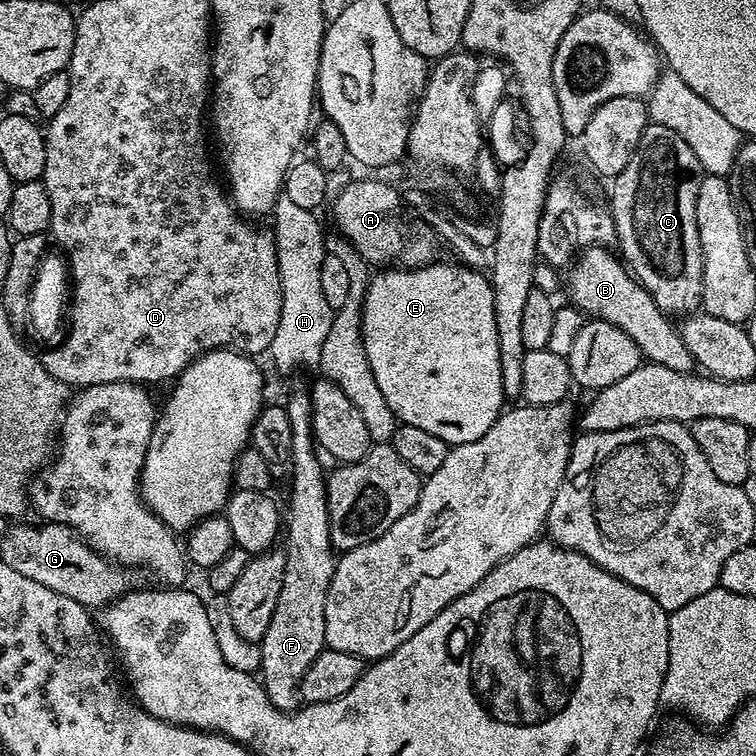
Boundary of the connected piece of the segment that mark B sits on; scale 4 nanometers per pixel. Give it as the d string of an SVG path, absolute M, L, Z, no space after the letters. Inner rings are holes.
M604 246L585 248L568 270L568 296L572 299L569 301L585 317L605 320L630 334L645 361L670 366L670 370L679 372L693 371L692 355L686 350L686 342L680 337L677 325L671 324L673 321L657 306L652 295L640 285L615 251Z

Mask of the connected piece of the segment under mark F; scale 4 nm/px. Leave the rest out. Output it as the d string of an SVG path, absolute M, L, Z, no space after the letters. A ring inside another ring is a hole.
M311 391L290 393L286 407L292 431L292 494L288 508L286 504L286 531L282 536L286 566L274 618L270 618L270 626L266 626L266 634L258 642L261 652L258 676L274 707L290 712L301 707L300 680L326 647L326 594L334 578L338 553L330 538L326 468L324 472L316 457L318 445L312 434Z

